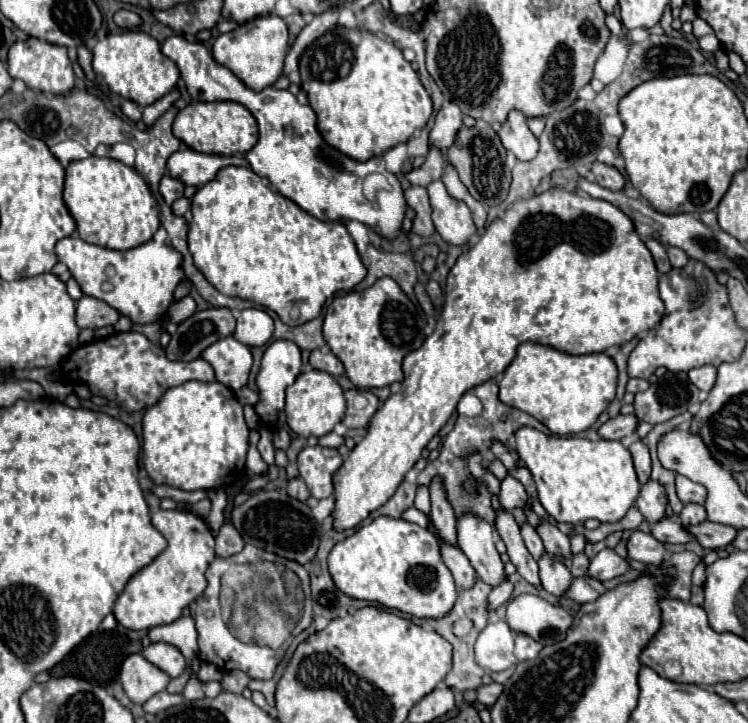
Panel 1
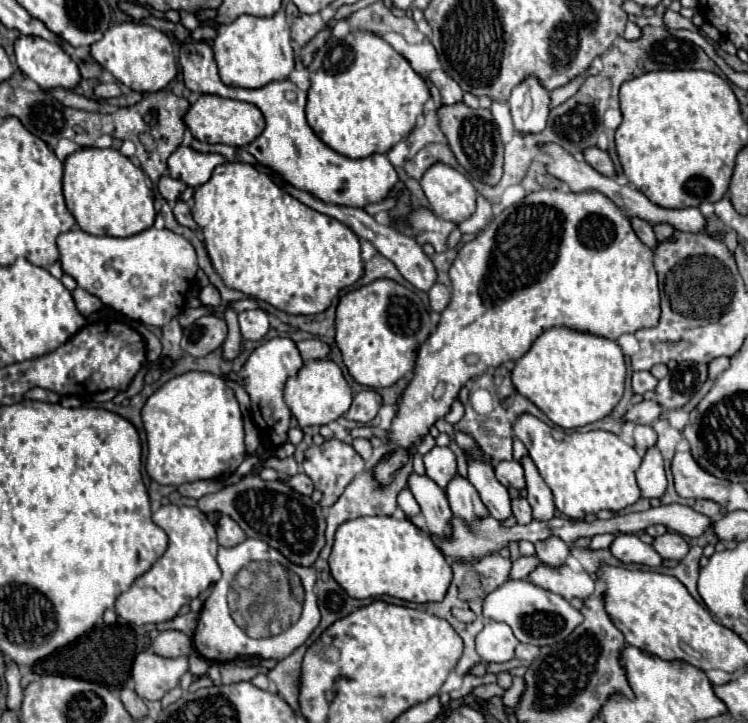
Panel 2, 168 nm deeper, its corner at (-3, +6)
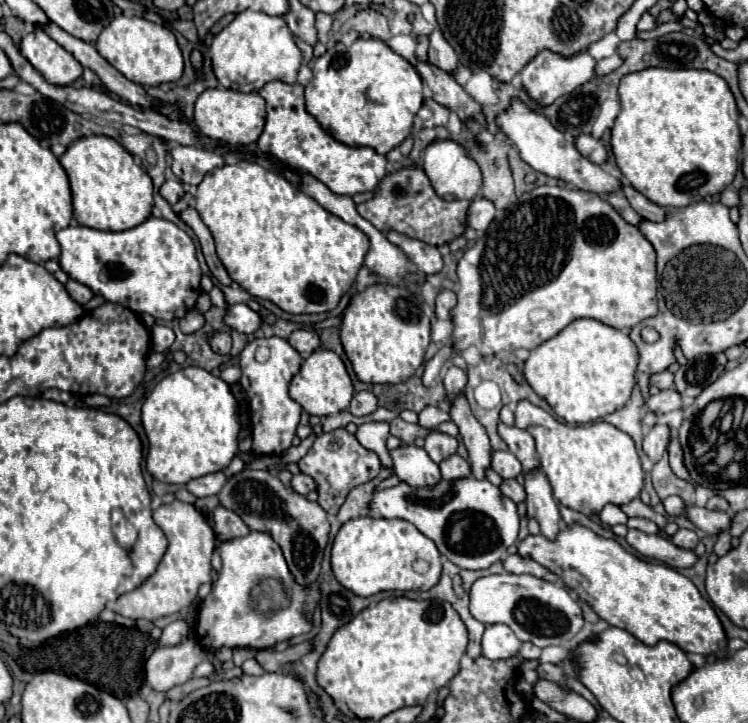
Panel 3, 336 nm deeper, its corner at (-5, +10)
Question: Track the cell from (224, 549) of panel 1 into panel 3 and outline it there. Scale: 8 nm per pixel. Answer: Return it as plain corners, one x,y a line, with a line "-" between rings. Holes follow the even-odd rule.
218,506
214,510
214,532
216,532
218,540
230,540
230,538
250,534
250,530
242,522
242,518
238,514
234,514
232,510
226,510
222,506

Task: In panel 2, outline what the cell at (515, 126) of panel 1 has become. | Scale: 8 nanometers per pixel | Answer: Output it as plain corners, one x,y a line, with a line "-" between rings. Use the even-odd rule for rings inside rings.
526,76
512,90
510,112
518,132
542,132
550,112
550,90
546,90
536,76

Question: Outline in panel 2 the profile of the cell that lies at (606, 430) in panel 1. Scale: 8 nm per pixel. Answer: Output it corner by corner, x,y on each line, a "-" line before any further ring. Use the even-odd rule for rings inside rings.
642,400
640,404
634,404
626,412
626,420
634,424
652,424
654,420
660,418
664,408
656,400

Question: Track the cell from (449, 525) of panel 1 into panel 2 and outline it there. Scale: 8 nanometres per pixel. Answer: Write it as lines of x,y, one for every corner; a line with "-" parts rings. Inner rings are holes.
434,446
424,456
424,464
426,464
426,474
442,488
446,488
446,482
450,482
450,478
456,474
456,456
450,448

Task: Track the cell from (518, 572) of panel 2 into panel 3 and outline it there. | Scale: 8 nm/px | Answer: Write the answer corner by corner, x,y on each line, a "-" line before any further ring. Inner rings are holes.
578,524
564,528
554,542
546,540
542,534
528,536
518,544
518,554
524,558
530,556
538,564
558,574
560,580
566,584
566,588
576,590
578,596
584,602
588,602
602,620
606,620
610,626
620,626
622,630
628,630
646,646
654,646
656,642
666,640
680,646
684,652
702,654
706,658
728,656
728,638
714,608
700,596
698,588
692,582
688,582
684,574
680,574
678,570
666,564
640,560
634,554
626,552
616,540
606,540
602,536
596,536
592,530

